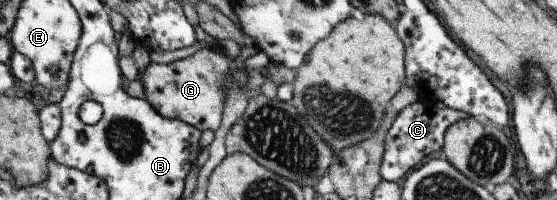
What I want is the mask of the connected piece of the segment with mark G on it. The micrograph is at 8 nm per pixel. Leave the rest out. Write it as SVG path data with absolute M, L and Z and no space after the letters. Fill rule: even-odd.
M206 47L195 54L169 64L151 62L143 72L138 71L134 58L129 55L118 60L123 82L141 81L145 100L166 119L179 119L200 131L216 131L222 123L226 94L222 81L231 76L231 60L217 50Z

